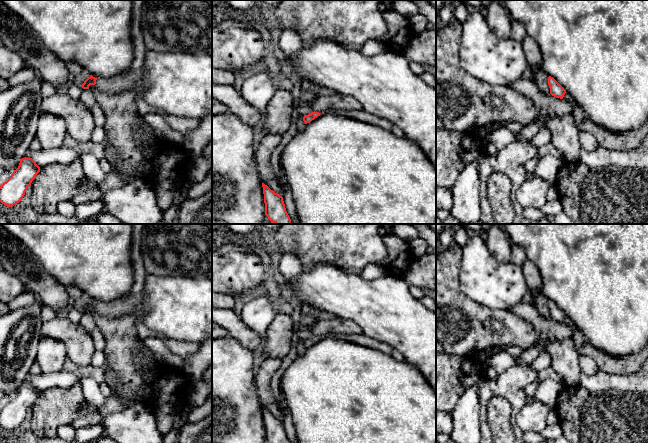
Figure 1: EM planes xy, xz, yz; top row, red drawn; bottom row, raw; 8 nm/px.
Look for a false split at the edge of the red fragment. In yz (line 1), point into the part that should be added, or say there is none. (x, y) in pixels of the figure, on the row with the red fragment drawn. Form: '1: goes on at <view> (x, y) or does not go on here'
1: does not go on here

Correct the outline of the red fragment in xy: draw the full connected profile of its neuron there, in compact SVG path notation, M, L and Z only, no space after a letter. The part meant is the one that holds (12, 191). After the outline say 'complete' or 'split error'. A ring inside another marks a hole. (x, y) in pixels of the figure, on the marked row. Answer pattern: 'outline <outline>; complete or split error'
outline M22 158L11 177L0 186L0 202L8 207L19 203L39 172L40 167L32 158Z; complete

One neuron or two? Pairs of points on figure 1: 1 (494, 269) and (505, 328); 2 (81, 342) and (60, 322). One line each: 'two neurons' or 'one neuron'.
1: two neurons
2: one neuron

